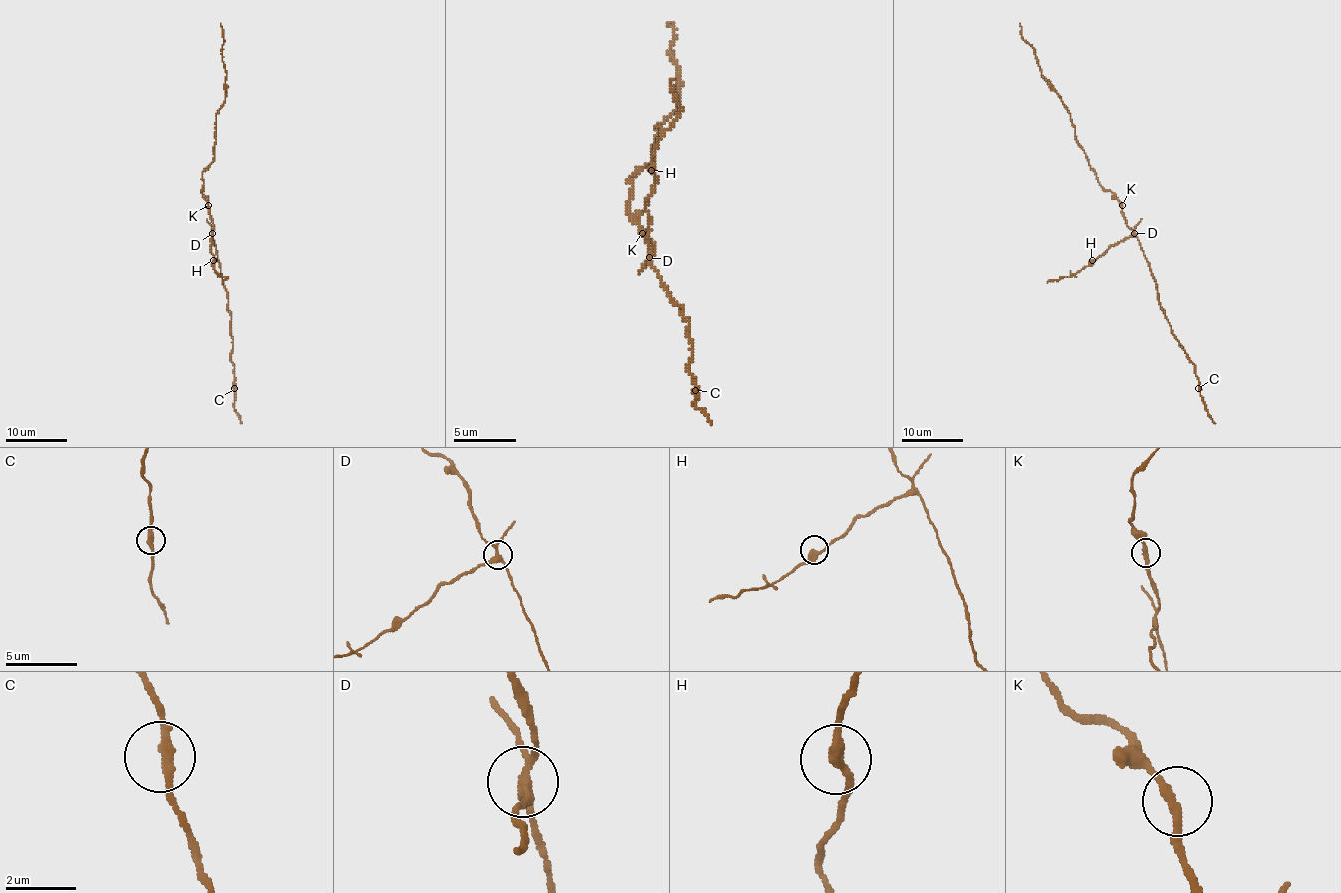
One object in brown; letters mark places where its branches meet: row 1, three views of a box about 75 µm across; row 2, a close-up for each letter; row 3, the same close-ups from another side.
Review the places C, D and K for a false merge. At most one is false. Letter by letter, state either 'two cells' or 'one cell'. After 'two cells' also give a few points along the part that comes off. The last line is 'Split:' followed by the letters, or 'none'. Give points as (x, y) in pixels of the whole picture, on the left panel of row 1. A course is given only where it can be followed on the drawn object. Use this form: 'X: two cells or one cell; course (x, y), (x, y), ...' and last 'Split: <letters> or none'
C: one cell
D: two cells; course (211, 234), (213, 266), (216, 272), (226, 278), (223, 283)
K: one cell
Split: D

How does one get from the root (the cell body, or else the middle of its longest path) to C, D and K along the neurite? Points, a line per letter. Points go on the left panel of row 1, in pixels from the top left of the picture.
C: (211, 217), (213, 240), (231, 315), (234, 388)
D: (211, 217), (214, 226), (211, 234)
K: (211, 217), (208, 205)

